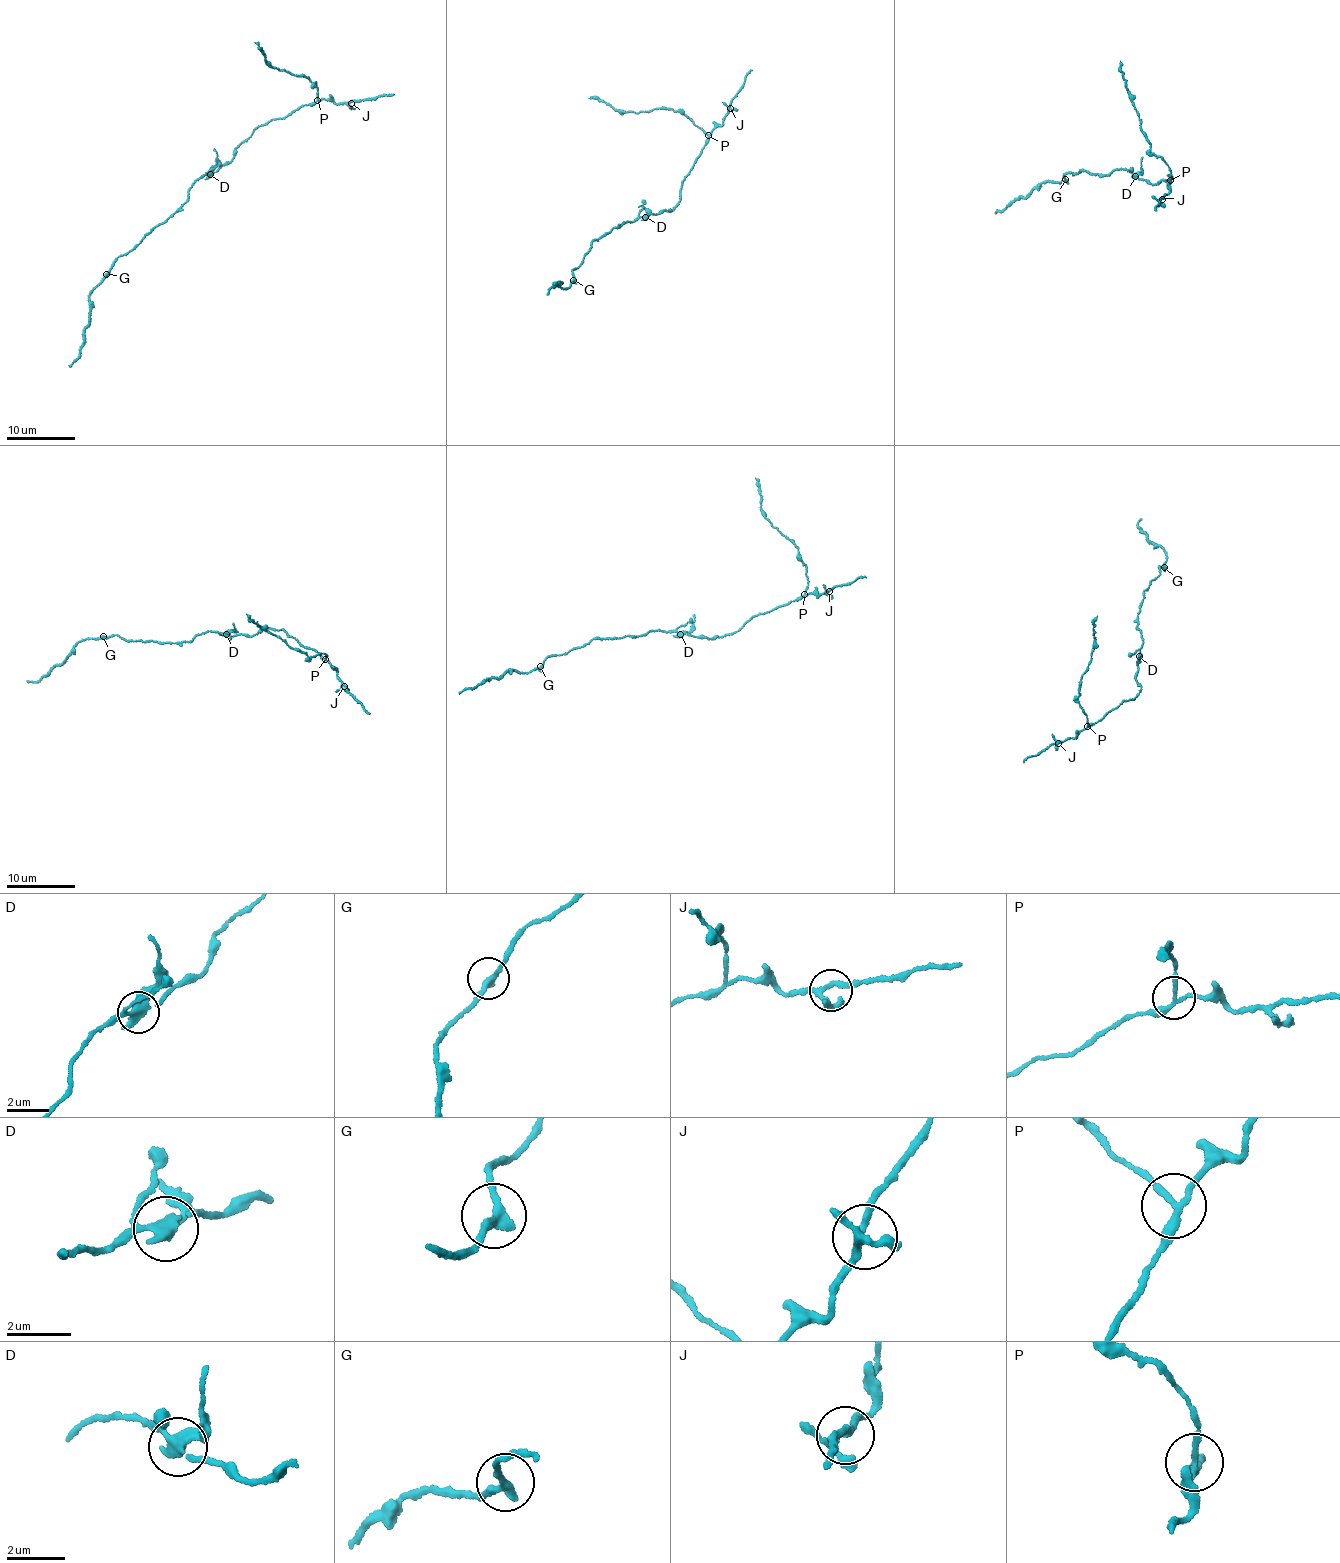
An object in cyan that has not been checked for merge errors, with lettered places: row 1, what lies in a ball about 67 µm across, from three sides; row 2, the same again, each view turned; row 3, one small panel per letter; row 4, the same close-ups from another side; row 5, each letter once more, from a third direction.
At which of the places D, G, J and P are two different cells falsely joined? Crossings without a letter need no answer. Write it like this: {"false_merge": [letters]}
{"false_merge": ["D", "P"]}

